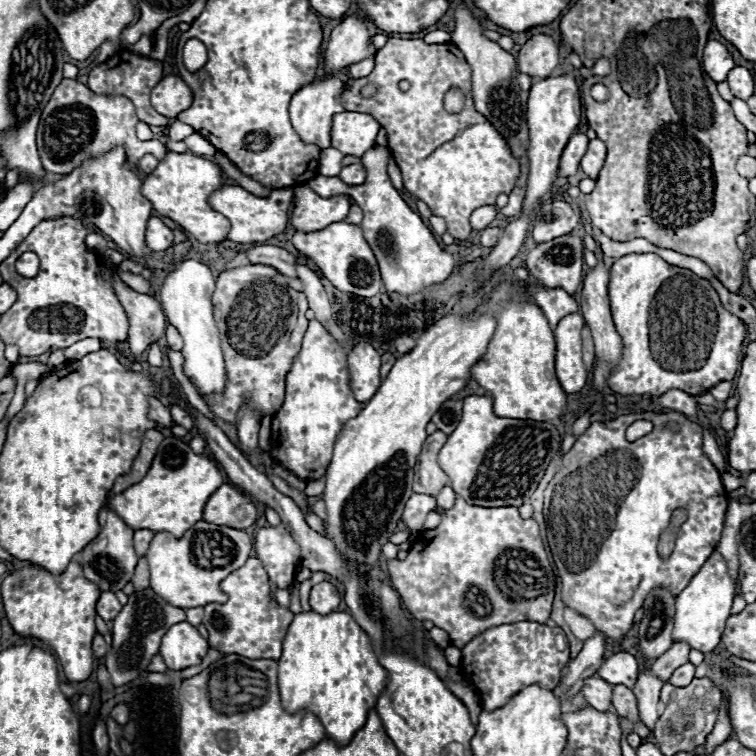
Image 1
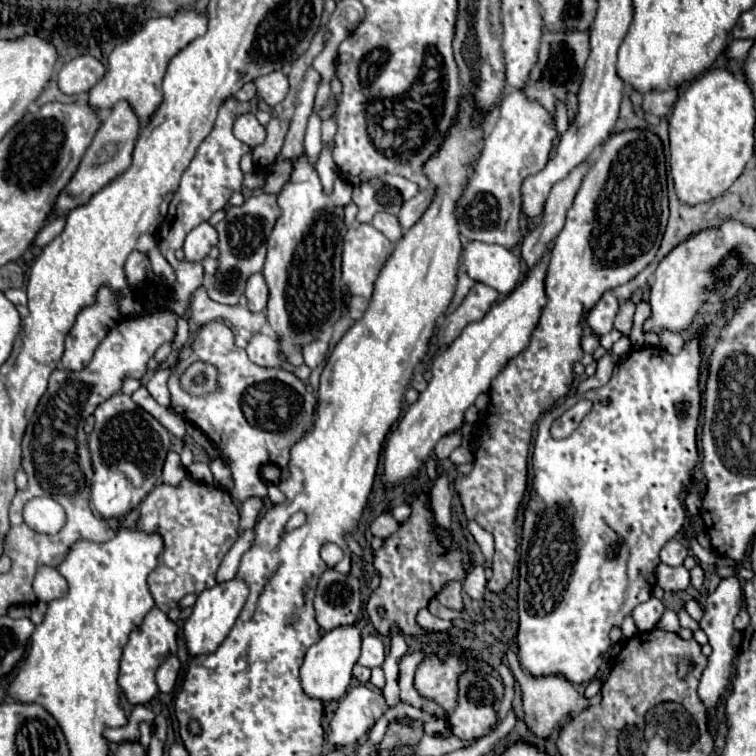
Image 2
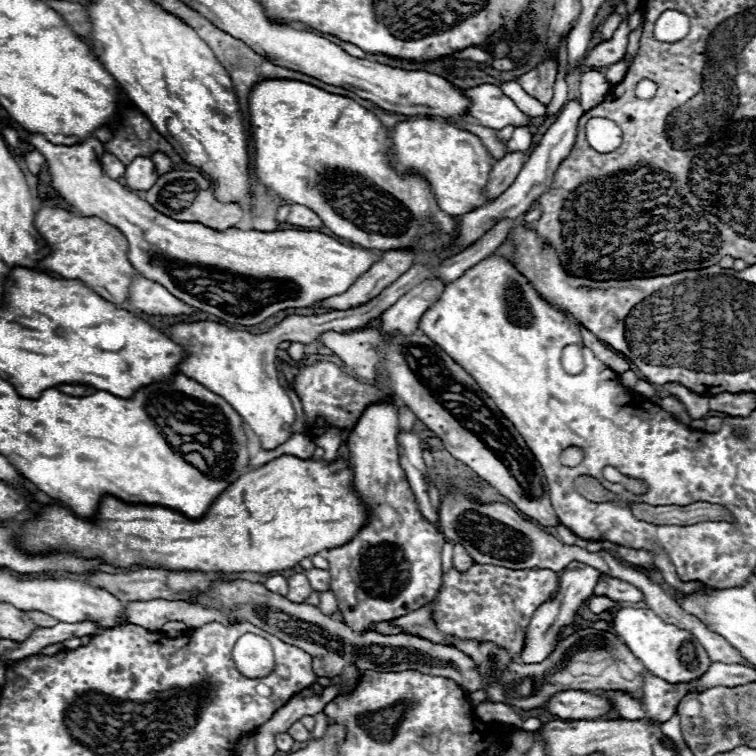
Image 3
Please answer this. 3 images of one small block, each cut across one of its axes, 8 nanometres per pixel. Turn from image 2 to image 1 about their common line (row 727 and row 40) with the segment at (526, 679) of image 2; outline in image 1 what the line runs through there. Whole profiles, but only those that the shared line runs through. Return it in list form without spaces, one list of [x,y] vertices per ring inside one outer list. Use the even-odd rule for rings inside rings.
[[[534,34],[518,52],[518,70],[534,78],[548,78],[558,62],[558,44],[548,34]]]

